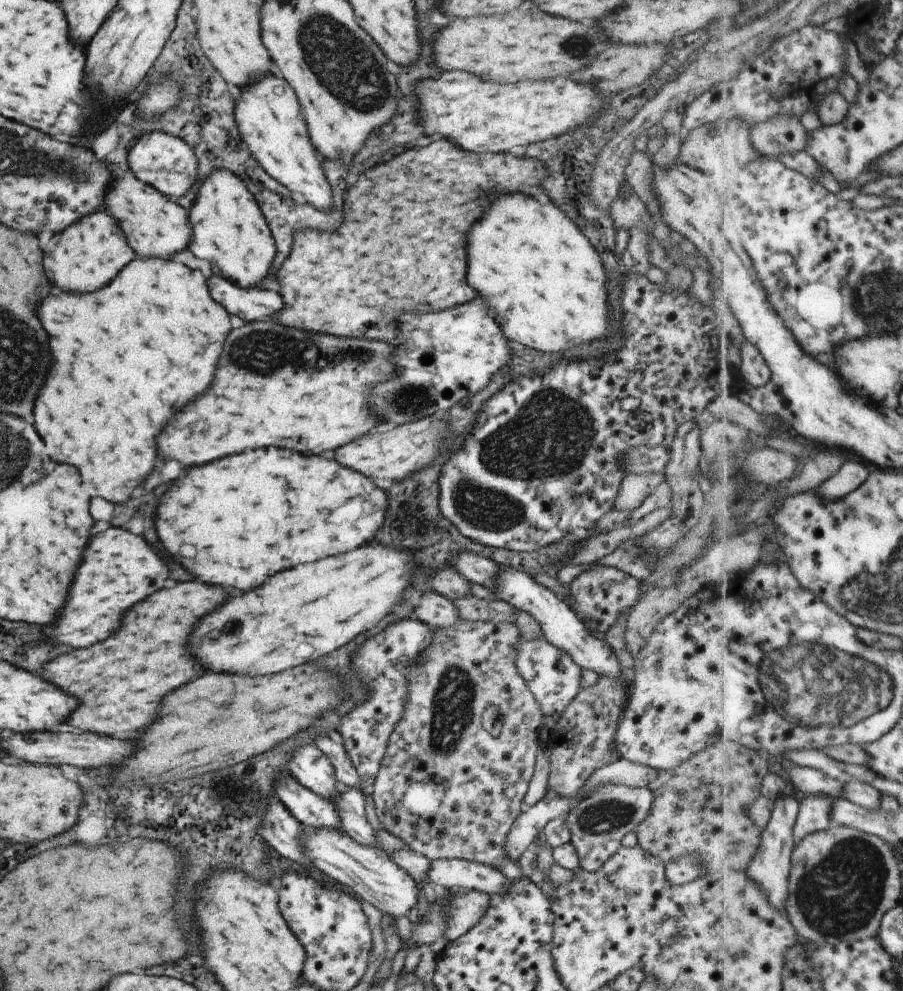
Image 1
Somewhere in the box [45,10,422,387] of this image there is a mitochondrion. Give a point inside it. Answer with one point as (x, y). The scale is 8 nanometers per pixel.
(334, 355)

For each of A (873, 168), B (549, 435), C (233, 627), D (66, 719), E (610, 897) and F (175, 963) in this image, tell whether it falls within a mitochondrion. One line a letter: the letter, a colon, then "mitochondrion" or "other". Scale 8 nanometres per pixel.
A: other
B: mitochondrion
C: other
D: other
E: other
F: other

